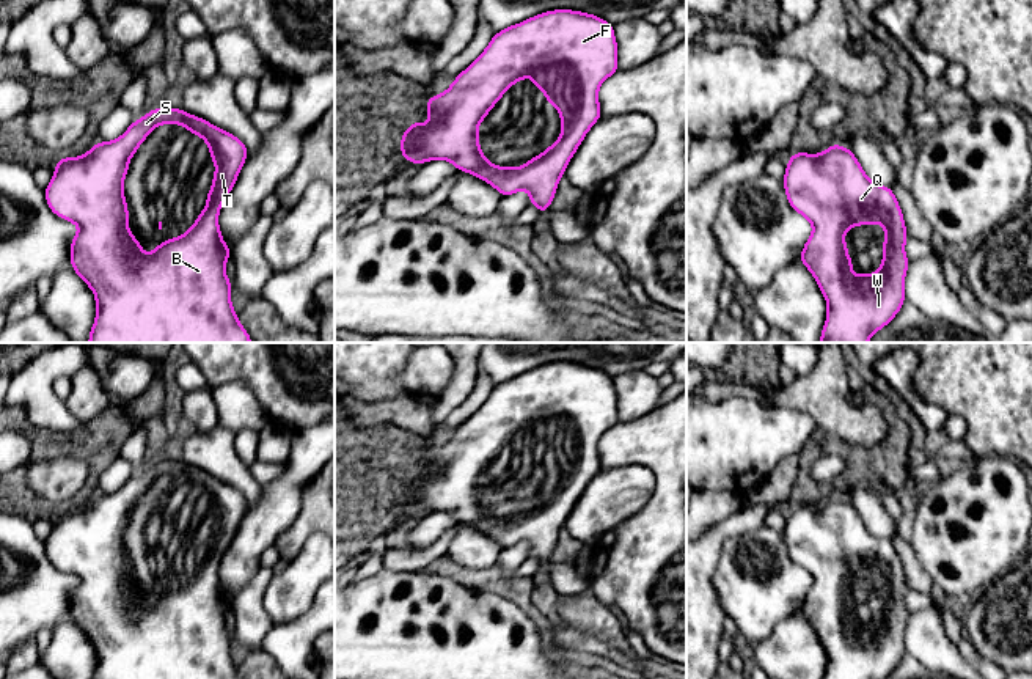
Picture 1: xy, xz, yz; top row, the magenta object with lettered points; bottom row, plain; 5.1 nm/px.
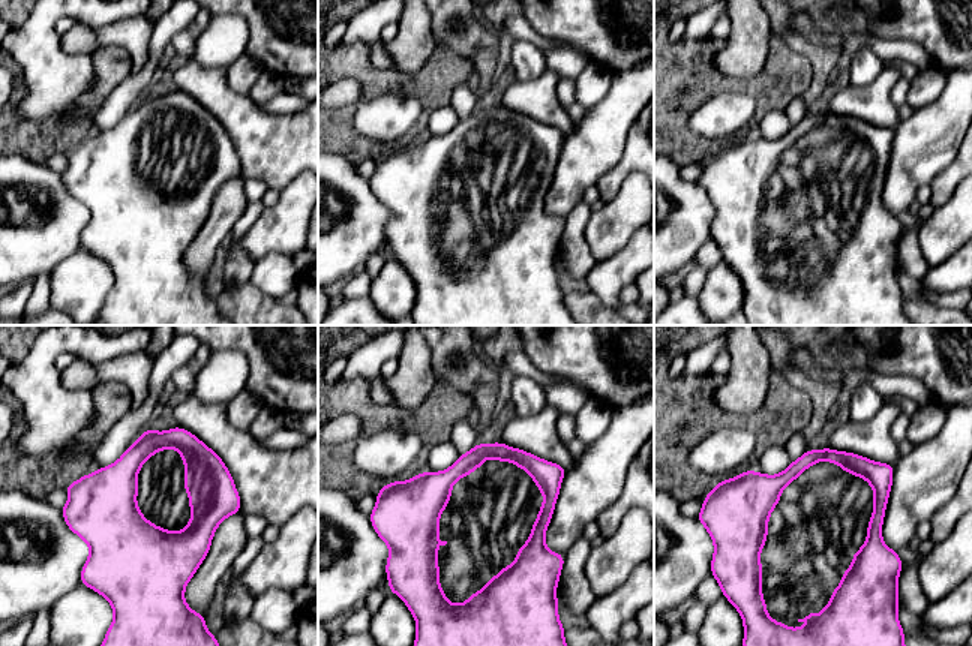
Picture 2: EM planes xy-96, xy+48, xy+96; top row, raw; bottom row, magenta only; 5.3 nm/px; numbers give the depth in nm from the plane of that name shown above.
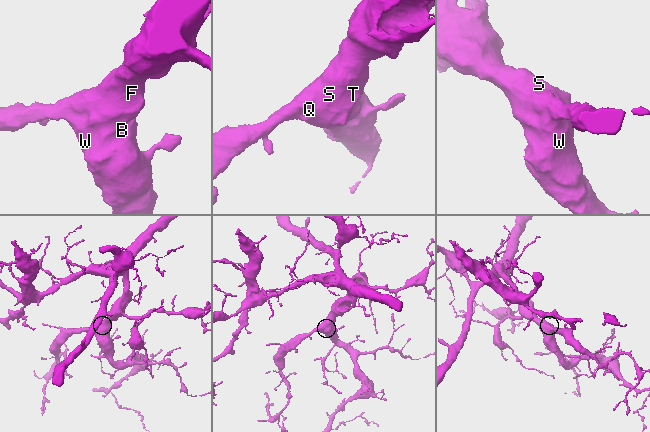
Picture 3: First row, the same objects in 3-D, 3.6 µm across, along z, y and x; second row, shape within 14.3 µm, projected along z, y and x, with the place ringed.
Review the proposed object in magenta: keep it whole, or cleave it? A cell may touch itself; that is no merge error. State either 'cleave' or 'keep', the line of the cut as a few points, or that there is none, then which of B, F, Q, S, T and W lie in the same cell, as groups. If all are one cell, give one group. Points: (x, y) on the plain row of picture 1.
keep; cut none; groups B F Q S T W

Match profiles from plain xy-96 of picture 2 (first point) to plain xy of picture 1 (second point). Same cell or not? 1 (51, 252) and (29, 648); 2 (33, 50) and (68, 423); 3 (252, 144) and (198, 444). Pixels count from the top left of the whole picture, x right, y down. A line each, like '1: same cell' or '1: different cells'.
1: different cells
2: same cell
3: same cell

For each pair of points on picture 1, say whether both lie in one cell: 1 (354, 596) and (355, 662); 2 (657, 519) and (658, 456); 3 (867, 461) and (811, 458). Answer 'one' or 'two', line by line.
1: one
2: one
3: one

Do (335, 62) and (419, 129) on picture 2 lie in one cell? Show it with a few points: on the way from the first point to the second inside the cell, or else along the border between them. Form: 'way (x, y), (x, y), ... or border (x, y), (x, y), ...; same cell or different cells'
way (365, 74), (374, 83), (410, 84), (425, 99); same cell

